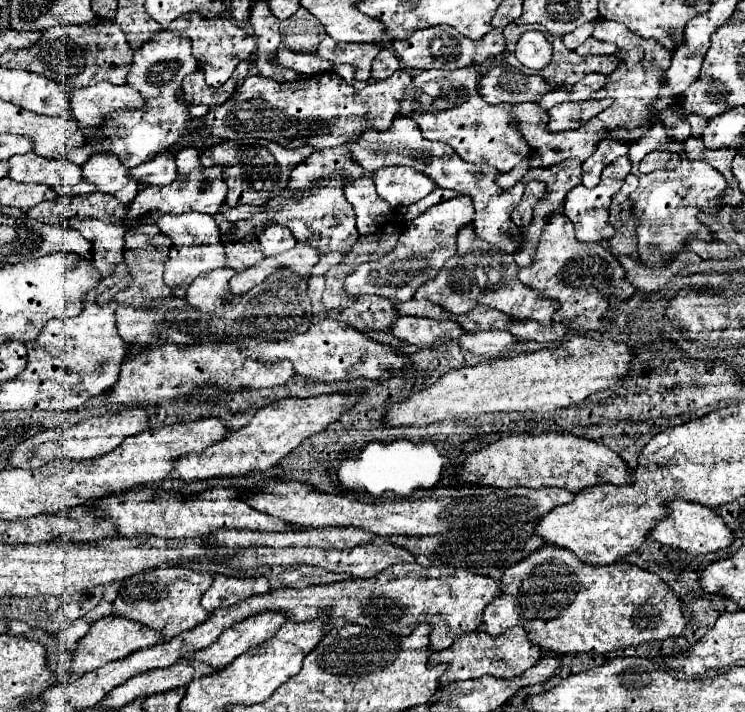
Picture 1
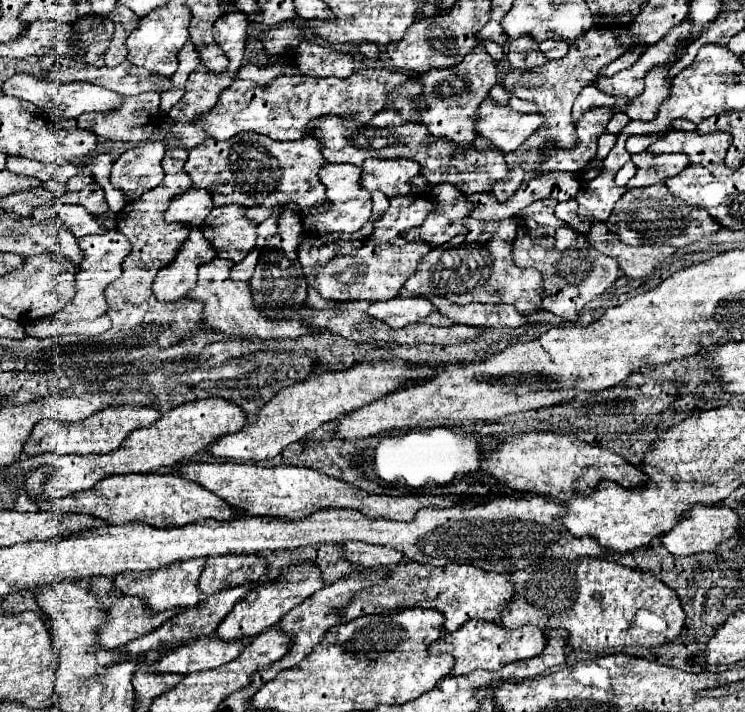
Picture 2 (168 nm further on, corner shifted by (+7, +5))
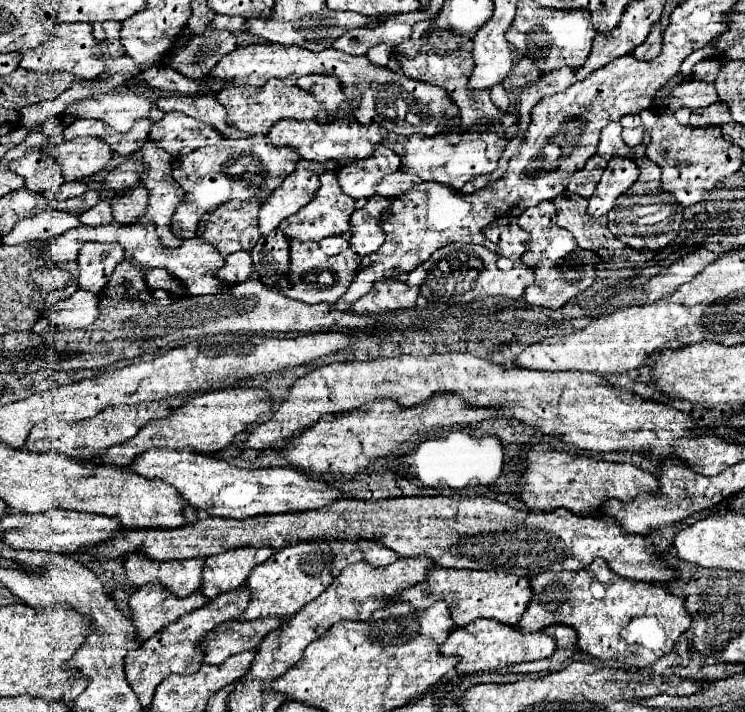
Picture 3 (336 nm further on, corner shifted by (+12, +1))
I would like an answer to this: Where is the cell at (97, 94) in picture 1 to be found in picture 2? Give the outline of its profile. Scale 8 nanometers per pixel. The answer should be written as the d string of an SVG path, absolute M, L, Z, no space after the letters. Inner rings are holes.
M143 92L139 96L123 96L125 102L113 112L89 112L77 118L81 130L93 130L105 140L141 142L151 138L153 130L141 130L143 126L159 120L159 94Z

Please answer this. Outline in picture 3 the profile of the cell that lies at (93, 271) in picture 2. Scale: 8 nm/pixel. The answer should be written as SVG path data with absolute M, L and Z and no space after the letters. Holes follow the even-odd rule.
M84 242L76 266L78 266L78 288L88 290L92 294L100 294L108 284L112 270L124 258L124 246L118 242Z

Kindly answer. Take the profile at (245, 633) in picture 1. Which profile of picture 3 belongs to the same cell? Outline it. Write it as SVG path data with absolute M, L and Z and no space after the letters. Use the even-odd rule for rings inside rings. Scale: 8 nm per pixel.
M304 542L272 554L268 562L256 566L248 576L246 588L250 590L250 602L238 620L248 622L266 616L278 616L278 618L294 616L304 604L312 602L324 588L330 586L332 582L330 566L332 566L332 550L328 542Z

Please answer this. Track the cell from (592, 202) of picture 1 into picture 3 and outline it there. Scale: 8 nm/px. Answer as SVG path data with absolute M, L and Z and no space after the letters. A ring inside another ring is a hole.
M612 158L602 174L592 198L588 198L590 216L606 216L620 194L624 194L638 180L638 166L628 158Z

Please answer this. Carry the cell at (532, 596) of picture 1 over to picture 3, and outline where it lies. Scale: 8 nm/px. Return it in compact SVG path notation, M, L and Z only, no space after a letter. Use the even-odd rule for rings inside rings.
M596 560L596 564L600 564L600 570L542 572L530 578L532 598L516 626L518 632L532 634L552 624L566 624L576 630L578 648L594 658L626 660L634 668L652 666L688 630L690 616L684 602L662 584L626 580L614 574L604 560Z

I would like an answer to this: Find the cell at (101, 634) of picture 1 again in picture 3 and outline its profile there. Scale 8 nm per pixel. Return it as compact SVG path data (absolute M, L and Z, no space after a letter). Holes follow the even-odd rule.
M148 584L130 596L128 608L132 612L132 624L136 628L136 640L152 638L160 628L176 622L180 616L198 610L206 604L206 598L196 592L190 598L176 598L160 584Z

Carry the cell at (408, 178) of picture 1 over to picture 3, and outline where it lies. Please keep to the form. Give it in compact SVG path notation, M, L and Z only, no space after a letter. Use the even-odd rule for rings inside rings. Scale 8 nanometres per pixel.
M376 146L376 154L372 158L364 158L360 162L352 162L338 170L342 192L350 198L370 198L376 194L376 186L388 174L400 170L400 156L386 146Z

